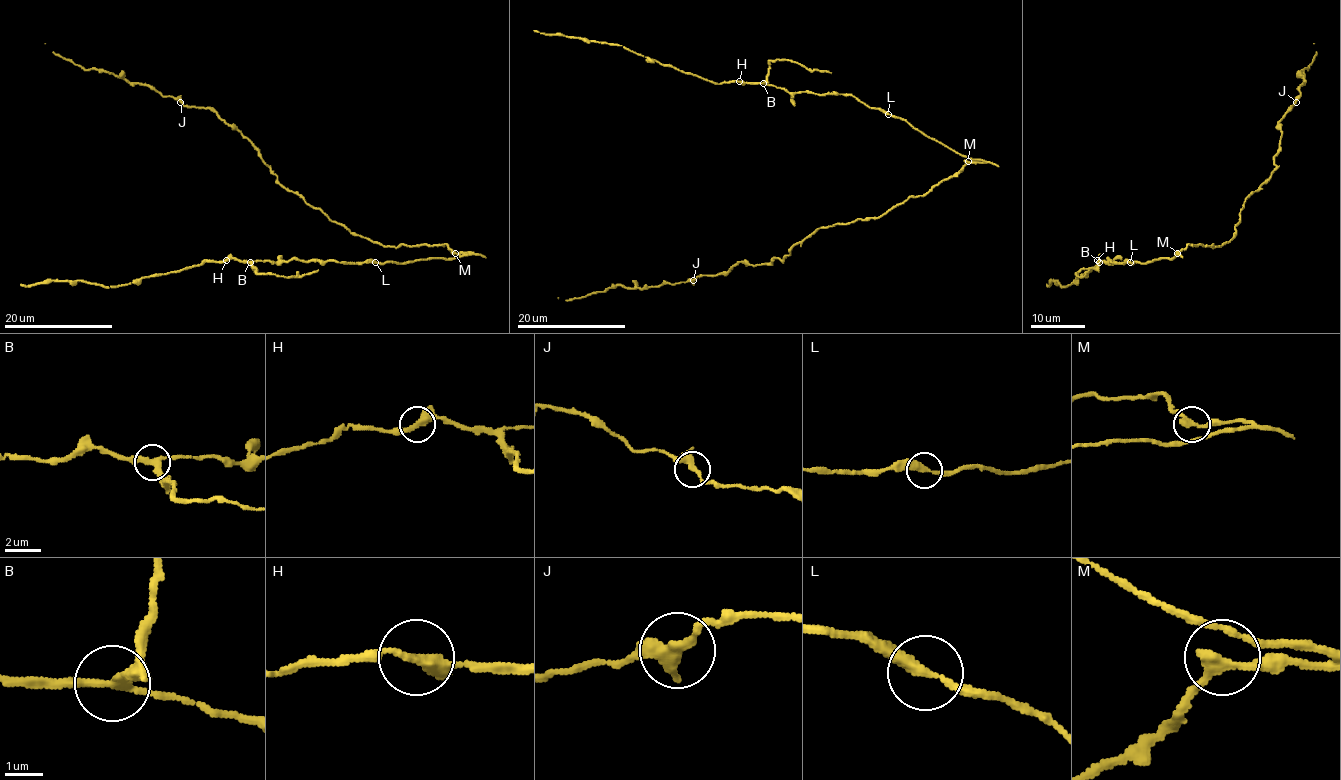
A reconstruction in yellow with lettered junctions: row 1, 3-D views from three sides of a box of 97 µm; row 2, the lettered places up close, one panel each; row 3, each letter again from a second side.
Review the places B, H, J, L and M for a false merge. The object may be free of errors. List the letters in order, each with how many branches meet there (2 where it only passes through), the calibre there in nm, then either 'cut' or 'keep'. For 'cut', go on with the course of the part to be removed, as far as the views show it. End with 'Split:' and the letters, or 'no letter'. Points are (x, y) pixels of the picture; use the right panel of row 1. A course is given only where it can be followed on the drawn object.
B: 3 branches meet; 240 nm thick; cut; foreign part runs (1099, 262), (1095, 268), (1084, 268), (1076, 275), (1087, 276), (1089, 269)
H: 2 branches meet; 300 nm thick; keep
J: 3 branches meet; 300 nm thick; keep
L: 2 branches meet; 320 nm thick; keep
M: 2 branches meet; 280 nm thick; keep
Split: B

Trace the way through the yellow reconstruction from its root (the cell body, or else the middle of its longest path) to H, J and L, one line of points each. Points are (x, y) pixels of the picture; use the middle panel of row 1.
H: (960, 172), (976, 160), (956, 153), (906, 121), (870, 108), (851, 95), (789, 92), (774, 85), (739, 81)
J: (960, 172), (877, 218), (819, 227), (783, 260), (756, 265), (738, 261), (727, 272), (693, 280)
L: (960, 172), (976, 160), (956, 153), (906, 121), (888, 114)

